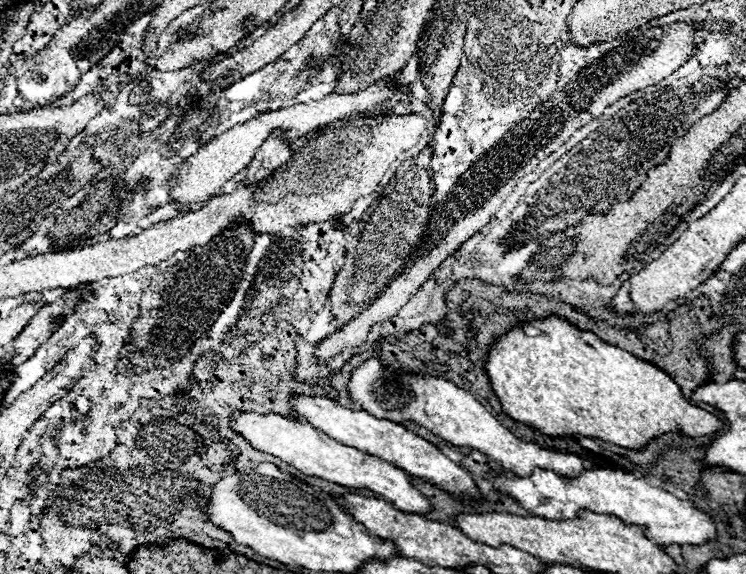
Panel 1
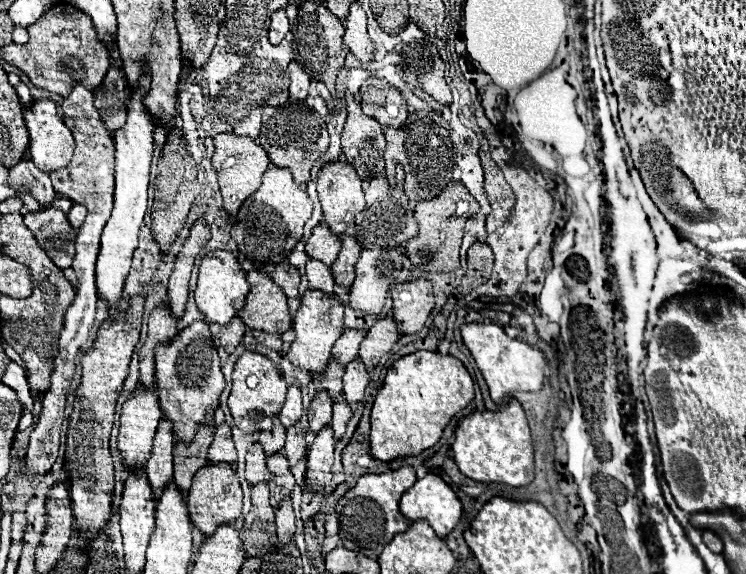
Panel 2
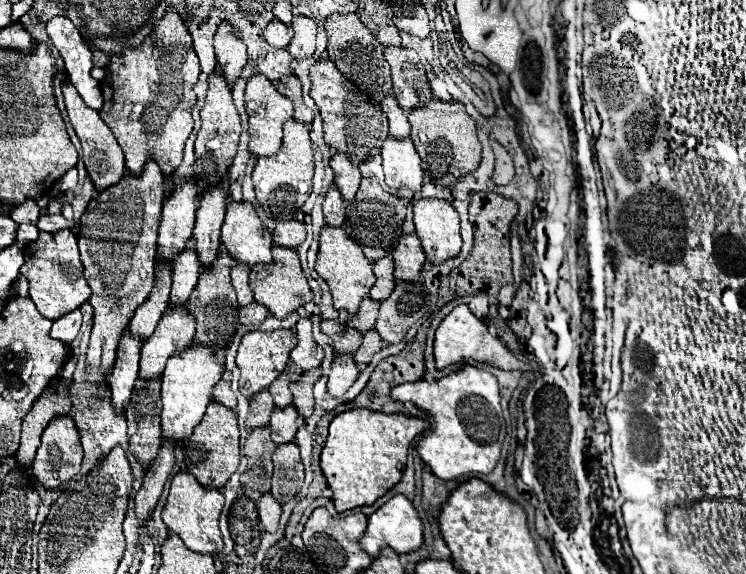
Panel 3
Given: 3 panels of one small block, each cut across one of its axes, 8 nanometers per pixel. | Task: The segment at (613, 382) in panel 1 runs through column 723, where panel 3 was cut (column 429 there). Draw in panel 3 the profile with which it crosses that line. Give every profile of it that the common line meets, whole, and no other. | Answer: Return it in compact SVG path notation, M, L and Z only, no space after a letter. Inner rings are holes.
M356 408L338 414L330 422L330 434L324 444L320 466L332 488L332 500L338 512L370 506L396 486L406 468L410 442L430 428L428 420L410 414L384 414L368 408Z

